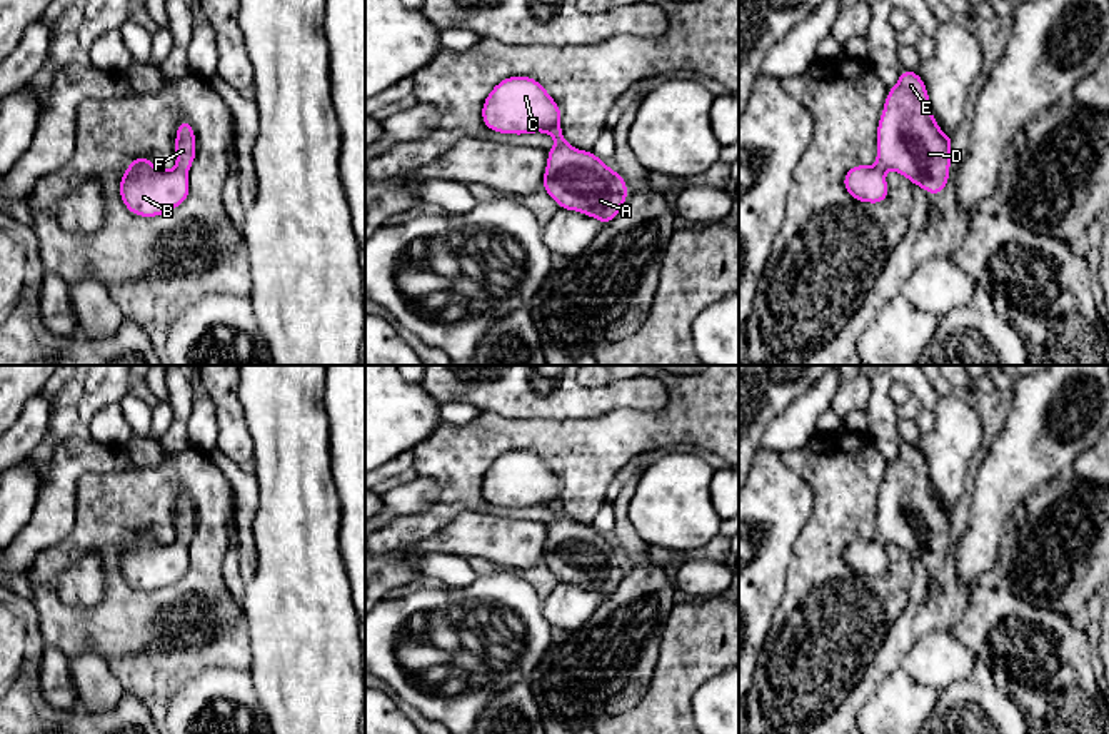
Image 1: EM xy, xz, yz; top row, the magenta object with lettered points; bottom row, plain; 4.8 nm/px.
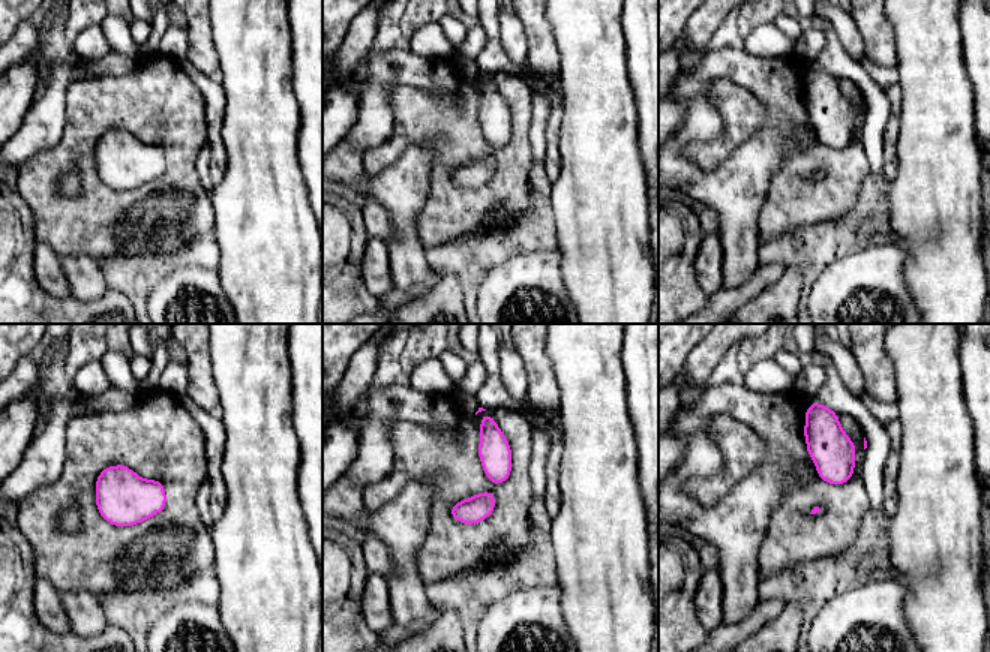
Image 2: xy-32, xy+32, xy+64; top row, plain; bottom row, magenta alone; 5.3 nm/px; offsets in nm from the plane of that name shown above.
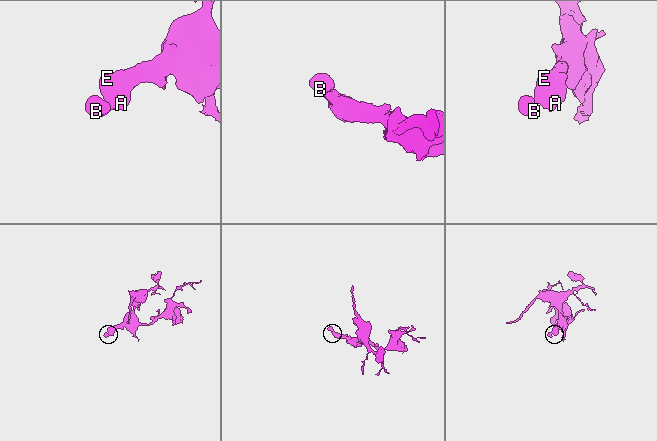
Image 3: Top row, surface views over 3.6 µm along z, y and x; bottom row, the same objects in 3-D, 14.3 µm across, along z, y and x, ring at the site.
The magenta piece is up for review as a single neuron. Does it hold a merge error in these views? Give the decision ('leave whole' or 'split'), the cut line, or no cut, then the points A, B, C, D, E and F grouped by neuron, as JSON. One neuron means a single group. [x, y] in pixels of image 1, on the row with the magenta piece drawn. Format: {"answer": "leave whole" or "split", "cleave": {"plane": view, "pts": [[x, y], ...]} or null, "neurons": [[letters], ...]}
{"answer": "leave whole", "cleave": null, "neurons": [["A", "B", "C", "D", "E", "F"]]}

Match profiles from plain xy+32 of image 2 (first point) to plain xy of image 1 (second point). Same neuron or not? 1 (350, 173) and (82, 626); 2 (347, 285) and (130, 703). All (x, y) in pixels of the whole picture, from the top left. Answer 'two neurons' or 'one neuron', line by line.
1: two neurons
2: one neuron

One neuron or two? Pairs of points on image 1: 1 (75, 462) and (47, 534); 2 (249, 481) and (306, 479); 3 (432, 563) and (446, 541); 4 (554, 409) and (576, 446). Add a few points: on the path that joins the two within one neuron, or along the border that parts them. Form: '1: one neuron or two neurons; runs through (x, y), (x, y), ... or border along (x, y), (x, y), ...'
1: one neuron; runs through (57, 481), (54, 516)
2: two neurons; border along (254, 471), (257, 482), (255, 519)
3: two neurons; border along (467, 559), (429, 553), (411, 566)
4: two neurons; border along (601, 416), (574, 421), (524, 421)

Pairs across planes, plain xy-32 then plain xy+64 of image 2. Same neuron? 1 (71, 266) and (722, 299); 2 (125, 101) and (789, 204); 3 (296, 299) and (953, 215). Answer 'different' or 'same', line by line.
1: different
2: same
3: same

